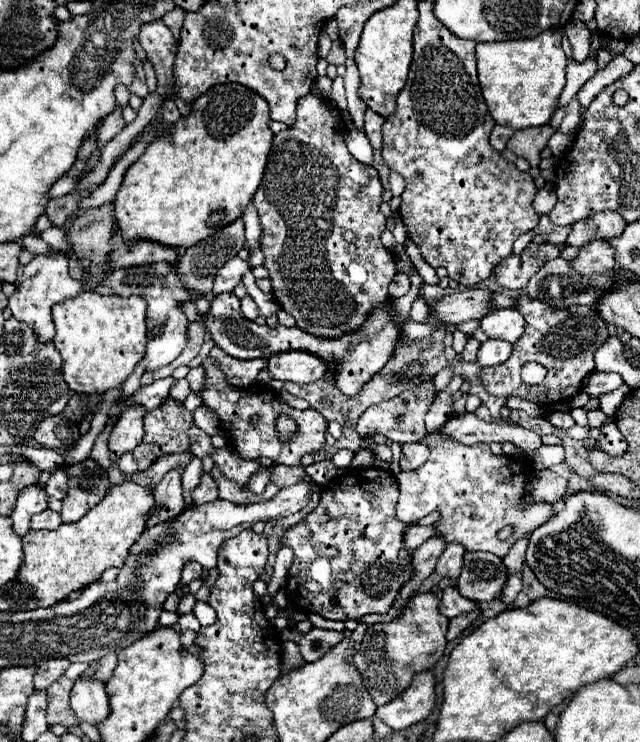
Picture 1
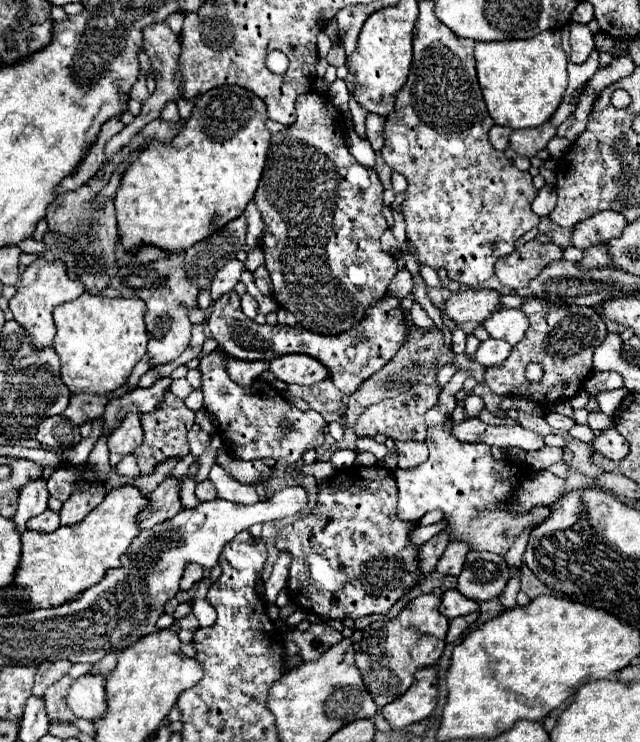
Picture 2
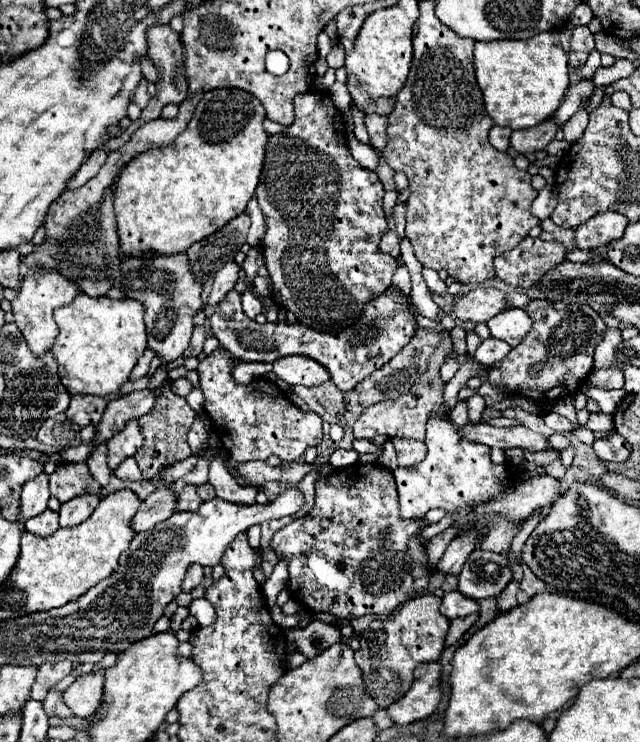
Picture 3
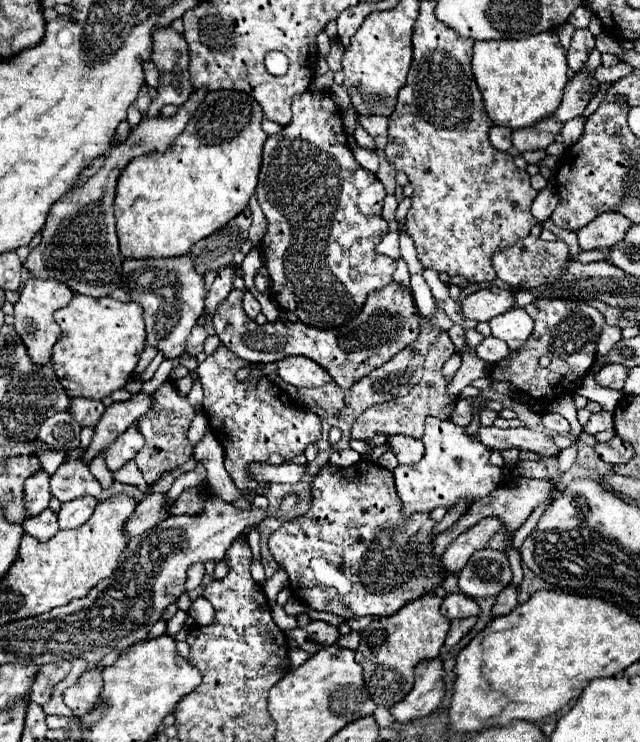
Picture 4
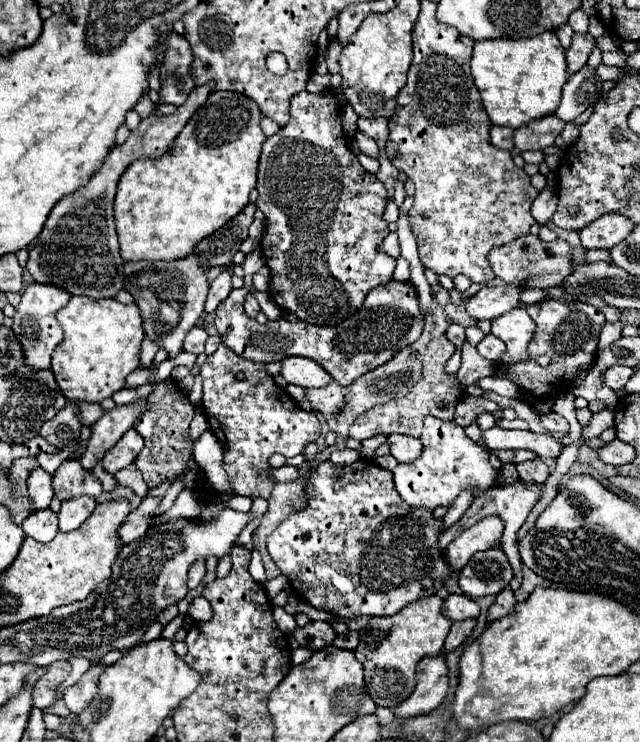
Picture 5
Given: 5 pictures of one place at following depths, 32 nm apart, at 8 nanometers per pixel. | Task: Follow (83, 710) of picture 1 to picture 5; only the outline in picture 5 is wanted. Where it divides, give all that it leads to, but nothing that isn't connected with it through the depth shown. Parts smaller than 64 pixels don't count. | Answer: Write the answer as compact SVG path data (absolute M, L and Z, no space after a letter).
M94 666L90 668L86 674L82 674L82 678L64 690L64 704L70 708L72 714L80 714L84 708L88 708L94 700L94 696L98 694L98 680L100 680L100 672L104 670L104 666Z

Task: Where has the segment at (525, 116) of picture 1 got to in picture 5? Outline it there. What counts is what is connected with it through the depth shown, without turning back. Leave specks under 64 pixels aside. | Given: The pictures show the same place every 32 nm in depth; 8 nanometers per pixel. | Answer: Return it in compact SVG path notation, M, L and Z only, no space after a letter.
M544 32L532 38L500 38L474 44L472 76L482 94L482 104L492 124L520 128L532 120L540 120L556 112L564 80L568 80L566 50L554 32Z

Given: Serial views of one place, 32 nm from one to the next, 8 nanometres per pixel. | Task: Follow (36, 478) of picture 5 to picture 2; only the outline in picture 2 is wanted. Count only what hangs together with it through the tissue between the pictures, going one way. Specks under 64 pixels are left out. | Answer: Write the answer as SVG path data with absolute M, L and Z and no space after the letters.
M36 480L32 484L26 484L22 490L20 490L20 496L18 496L18 510L14 514L14 524L16 524L16 530L20 534L24 534L28 530L26 522L44 512L48 508L48 490L46 490L46 482L42 480Z

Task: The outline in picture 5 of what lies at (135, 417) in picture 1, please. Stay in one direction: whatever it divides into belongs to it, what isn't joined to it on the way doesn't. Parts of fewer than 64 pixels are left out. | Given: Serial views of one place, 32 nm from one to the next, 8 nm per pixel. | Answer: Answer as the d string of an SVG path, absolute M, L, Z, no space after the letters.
M130 428L122 440L118 440L104 456L104 468L110 474L116 474L118 470L126 468L130 462L134 462L134 458L138 456L140 448L144 448L144 440L140 438L140 434Z

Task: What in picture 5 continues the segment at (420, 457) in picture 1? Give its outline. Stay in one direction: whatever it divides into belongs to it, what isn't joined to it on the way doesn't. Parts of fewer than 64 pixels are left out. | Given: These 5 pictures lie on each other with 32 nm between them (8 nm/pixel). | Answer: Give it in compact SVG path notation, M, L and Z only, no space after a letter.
M392 434L388 436L388 444L390 444L390 452L398 462L414 462L420 458L422 454L422 442L418 438L408 438L408 436L400 436L400 434Z

